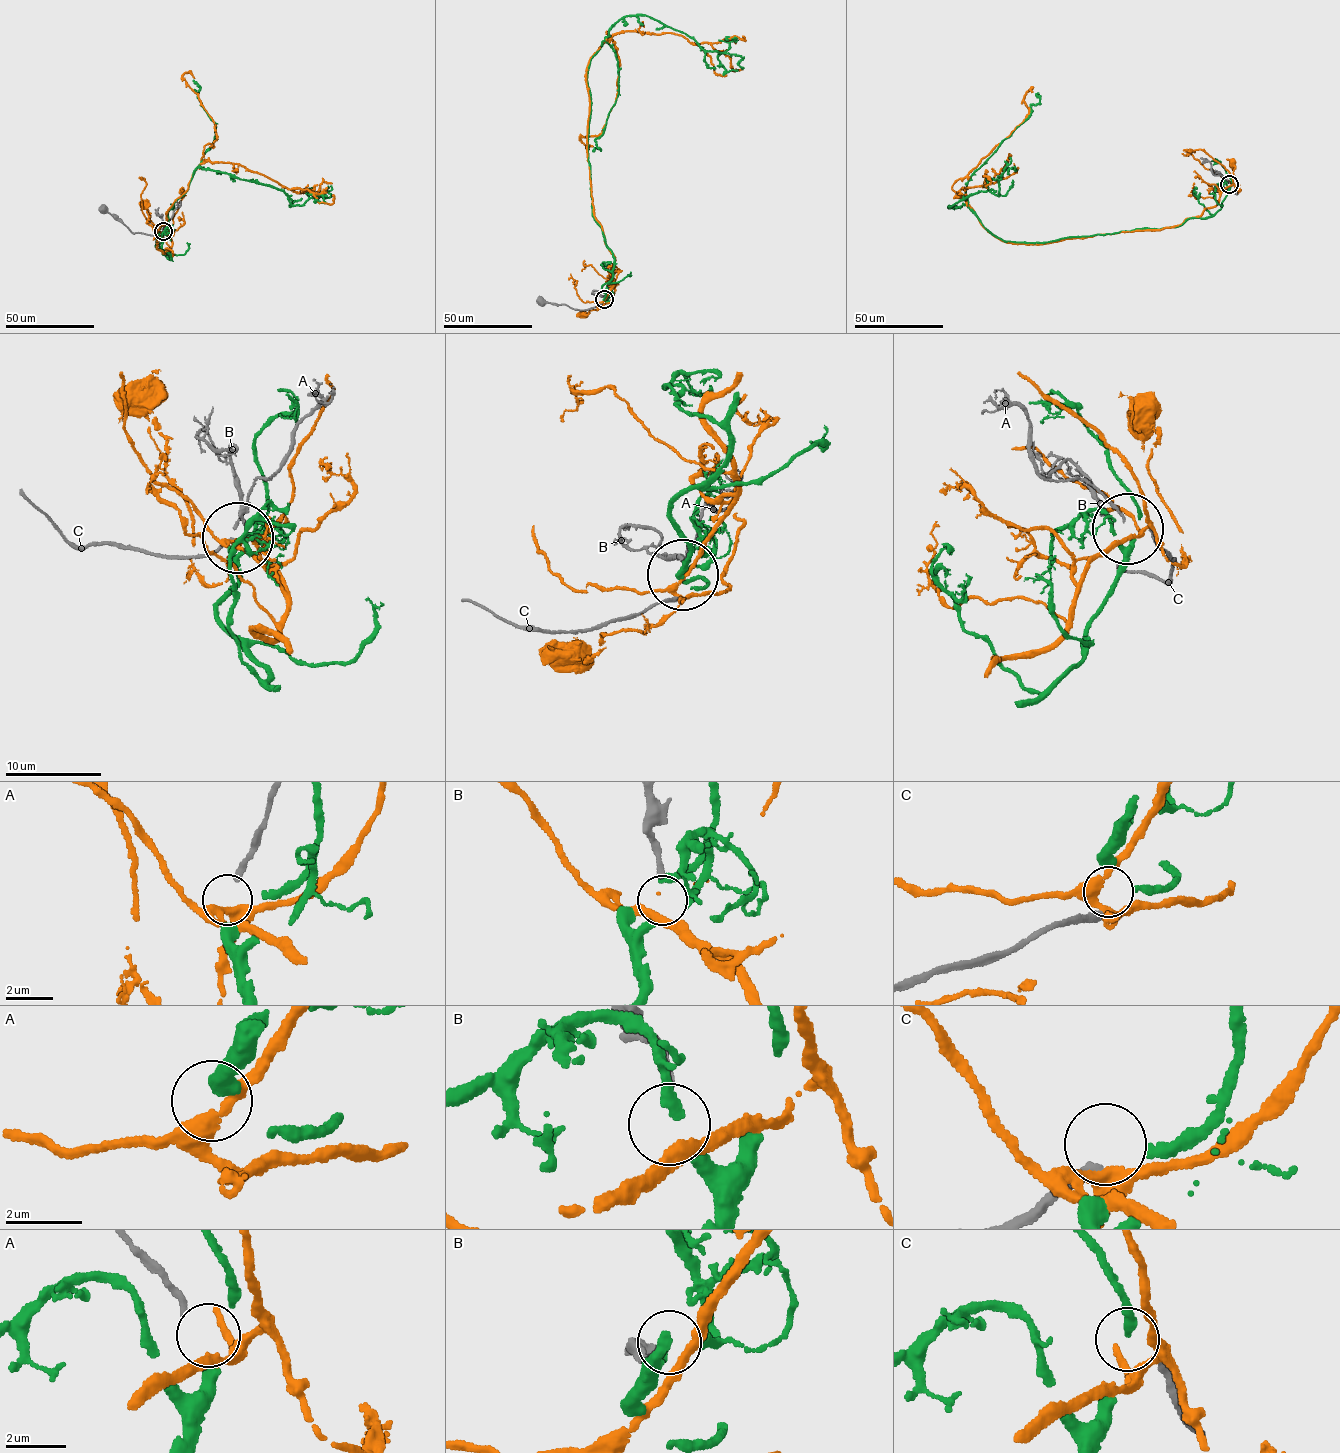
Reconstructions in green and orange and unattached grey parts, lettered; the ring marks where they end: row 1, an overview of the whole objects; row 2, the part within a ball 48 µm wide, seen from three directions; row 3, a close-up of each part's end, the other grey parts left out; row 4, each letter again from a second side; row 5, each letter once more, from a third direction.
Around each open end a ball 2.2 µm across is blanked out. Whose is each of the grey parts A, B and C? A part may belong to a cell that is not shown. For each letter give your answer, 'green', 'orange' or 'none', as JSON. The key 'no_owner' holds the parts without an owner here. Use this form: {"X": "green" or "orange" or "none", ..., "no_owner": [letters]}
{"A": "orange", "B": "none", "C": "green", "no_owner": ["B"]}

